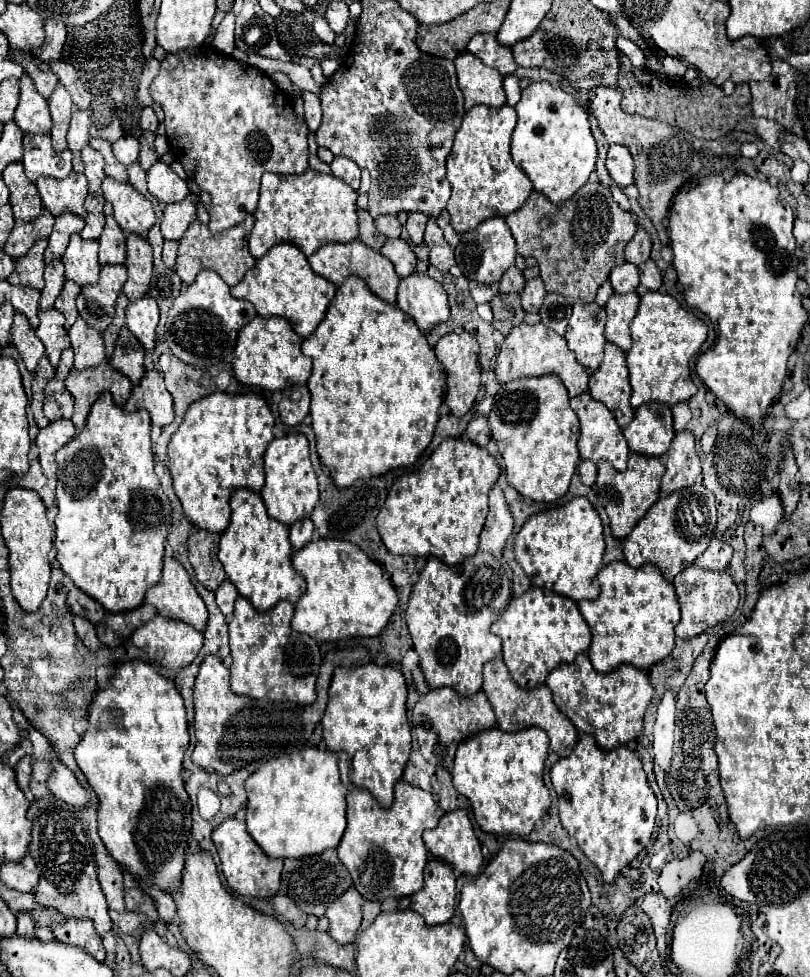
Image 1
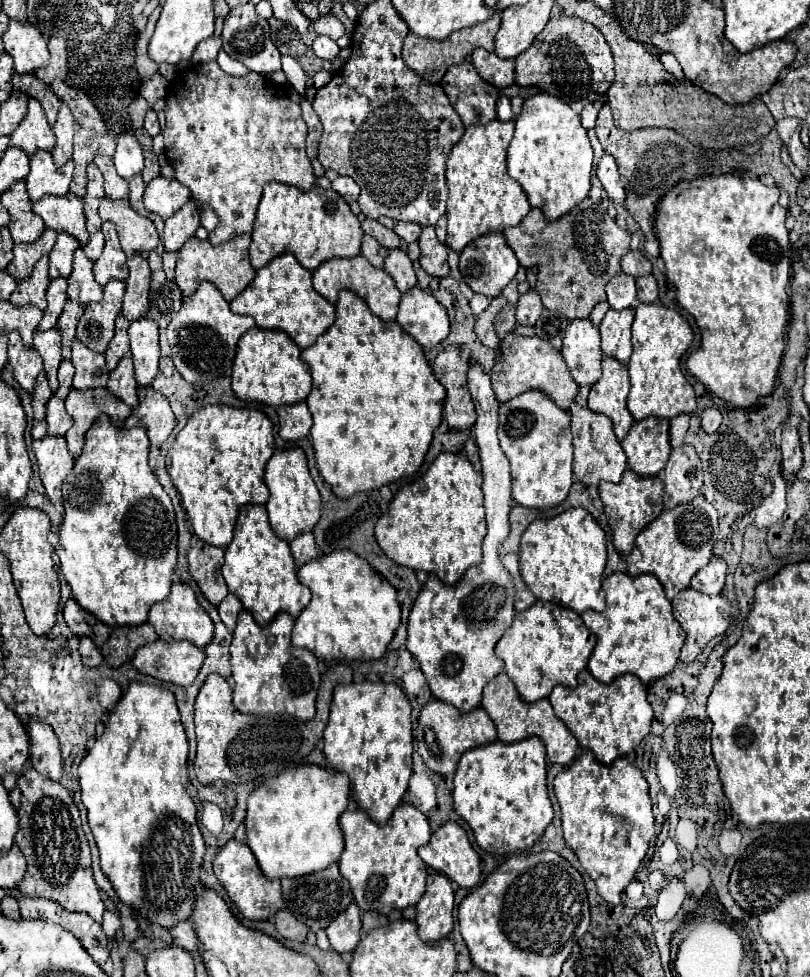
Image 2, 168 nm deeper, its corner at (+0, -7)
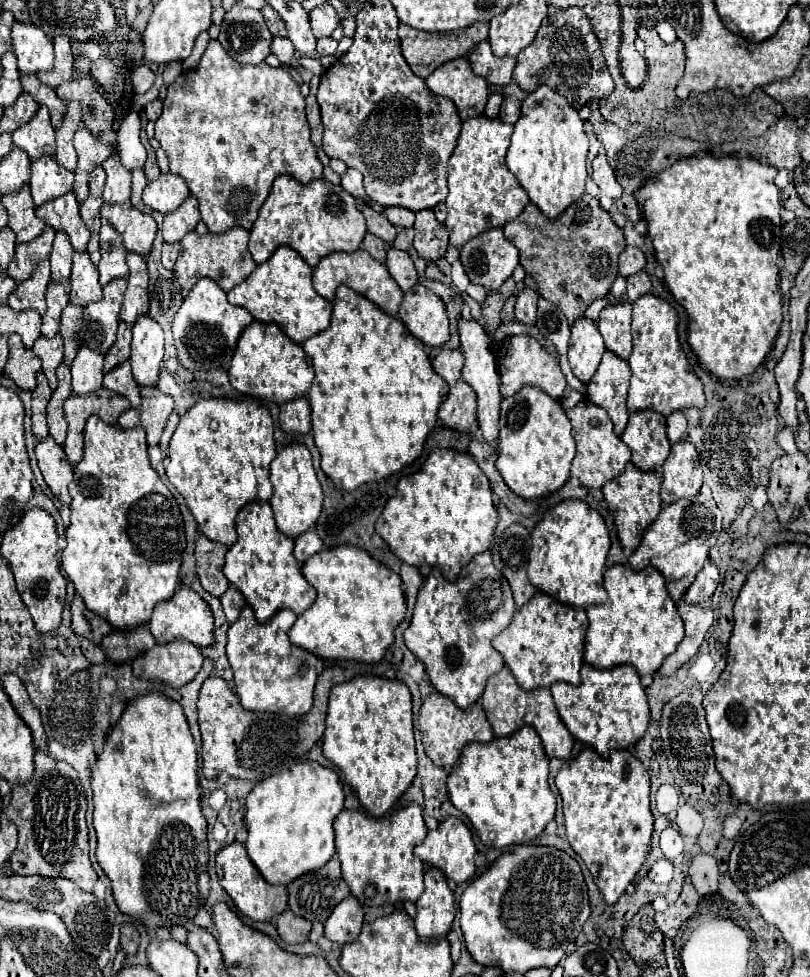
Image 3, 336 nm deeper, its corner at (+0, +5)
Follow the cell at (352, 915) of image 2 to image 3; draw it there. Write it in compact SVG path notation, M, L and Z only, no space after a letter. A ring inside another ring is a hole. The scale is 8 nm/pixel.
M348 896L348 900L342 900L336 906L336 912L324 922L324 936L336 944L348 944L354 942L362 930L364 922L364 910L360 902L354 896Z

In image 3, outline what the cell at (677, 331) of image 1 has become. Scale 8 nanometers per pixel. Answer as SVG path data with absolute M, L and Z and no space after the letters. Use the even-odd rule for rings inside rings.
M644 294L634 302L632 310L632 338L634 348L628 358L632 378L628 390L628 410L656 410L668 416L674 410L706 406L706 396L702 382L688 366L686 356L682 354L678 342L678 312L664 300L654 294Z

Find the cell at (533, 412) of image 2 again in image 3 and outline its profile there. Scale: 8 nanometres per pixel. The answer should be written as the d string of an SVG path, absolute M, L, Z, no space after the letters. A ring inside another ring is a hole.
M524 386L514 396L502 400L496 468L514 494L532 500L560 490L570 476L574 454L576 446L570 434L570 420L558 400L536 386Z

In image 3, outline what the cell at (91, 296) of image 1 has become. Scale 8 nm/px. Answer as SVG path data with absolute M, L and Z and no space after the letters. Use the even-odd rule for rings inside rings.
M114 278L104 286L104 298L90 302L84 308L84 344L88 344L88 348L106 354L116 340L116 328L120 320L118 312L124 292L126 280Z

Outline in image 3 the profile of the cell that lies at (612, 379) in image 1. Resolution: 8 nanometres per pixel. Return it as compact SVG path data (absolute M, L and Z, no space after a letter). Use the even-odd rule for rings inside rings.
M606 350L598 370L594 372L586 386L586 398L608 412L608 416L614 422L616 436L620 436L628 424L626 408L628 380L630 380L628 362Z

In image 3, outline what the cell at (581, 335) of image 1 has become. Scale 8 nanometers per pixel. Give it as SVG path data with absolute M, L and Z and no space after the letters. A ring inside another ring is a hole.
M578 318L572 324L572 336L570 336L570 348L568 348L568 358L572 372L576 378L580 378L584 384L592 378L596 372L602 354L606 350L602 334L598 332L598 326L590 318Z

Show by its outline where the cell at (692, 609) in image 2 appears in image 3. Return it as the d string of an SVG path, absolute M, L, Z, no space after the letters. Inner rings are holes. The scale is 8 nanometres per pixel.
M710 600L698 604L680 602L678 612L686 626L686 638L678 644L676 652L664 660L662 668L658 670L660 676L672 676L682 664L686 664L698 652L708 628L714 624L714 608Z

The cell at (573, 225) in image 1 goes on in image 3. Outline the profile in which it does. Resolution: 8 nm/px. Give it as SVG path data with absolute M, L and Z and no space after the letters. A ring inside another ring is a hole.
M582 194L580 200L570 204L570 208L564 210L554 220L546 218L540 212L540 208L530 202L530 204L526 204L526 208L522 210L522 214L518 218L504 224L504 234L518 248L520 264L536 280L540 296L554 302L556 306L560 306L570 324L586 312L586 308L592 300L604 298L610 292L612 280L618 276L618 256L620 256L622 248L626 246L624 232L614 224L610 214L600 206L598 198L594 198L590 194Z

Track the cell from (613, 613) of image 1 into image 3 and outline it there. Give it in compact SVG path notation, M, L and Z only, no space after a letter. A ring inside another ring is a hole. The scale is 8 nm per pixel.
M614 564L604 572L604 588L608 600L586 608L590 624L586 632L584 660L600 670L632 664L640 676L658 672L666 656L670 656L684 638L684 624L676 604L668 596L664 576L652 566L634 570L630 566Z

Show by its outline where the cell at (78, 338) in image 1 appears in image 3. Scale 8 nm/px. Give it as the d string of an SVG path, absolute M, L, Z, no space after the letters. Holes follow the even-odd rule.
M80 346L72 362L72 390L74 394L88 394L102 386L104 376L104 354Z

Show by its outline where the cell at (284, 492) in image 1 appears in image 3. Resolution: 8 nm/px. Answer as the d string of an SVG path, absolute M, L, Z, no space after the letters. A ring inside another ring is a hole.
M290 444L282 448L270 464L270 480L274 486L270 506L274 510L274 520L278 524L278 530L290 538L296 538L302 532L310 530L322 512L324 496L316 472L312 468L312 458L308 448L304 444Z

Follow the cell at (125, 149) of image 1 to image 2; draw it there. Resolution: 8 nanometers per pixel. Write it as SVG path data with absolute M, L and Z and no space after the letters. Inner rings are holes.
M120 134L118 136L118 146L116 146L116 154L114 154L114 164L116 164L116 172L124 178L130 180L132 176L140 174L144 168L144 156L142 156L142 148L136 140L134 134Z

